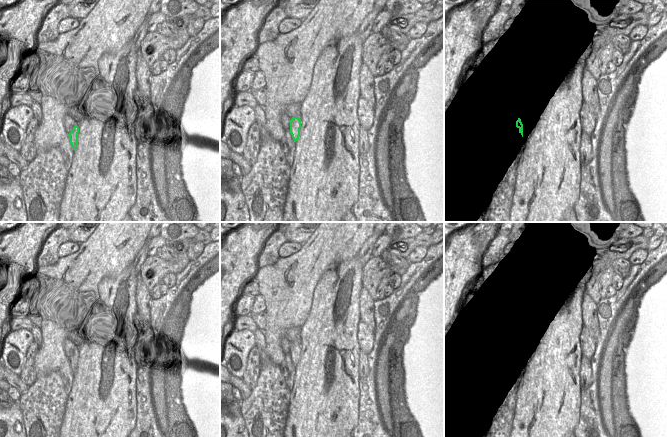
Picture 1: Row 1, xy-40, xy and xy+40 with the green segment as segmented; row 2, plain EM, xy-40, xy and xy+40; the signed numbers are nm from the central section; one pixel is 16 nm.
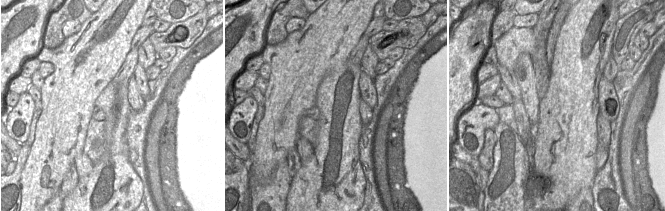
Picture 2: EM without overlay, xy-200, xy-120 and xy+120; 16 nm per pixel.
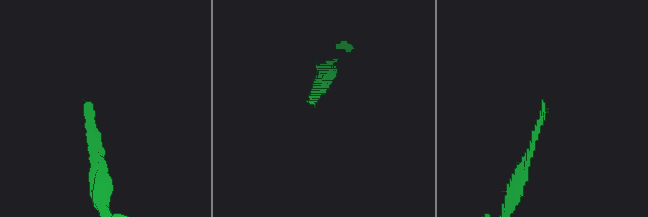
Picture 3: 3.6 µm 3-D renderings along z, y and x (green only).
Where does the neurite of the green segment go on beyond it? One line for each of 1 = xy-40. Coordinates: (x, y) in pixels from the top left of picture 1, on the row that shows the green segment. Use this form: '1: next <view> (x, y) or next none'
1: next none

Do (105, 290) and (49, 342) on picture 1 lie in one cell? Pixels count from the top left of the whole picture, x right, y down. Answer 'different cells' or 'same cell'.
different cells

